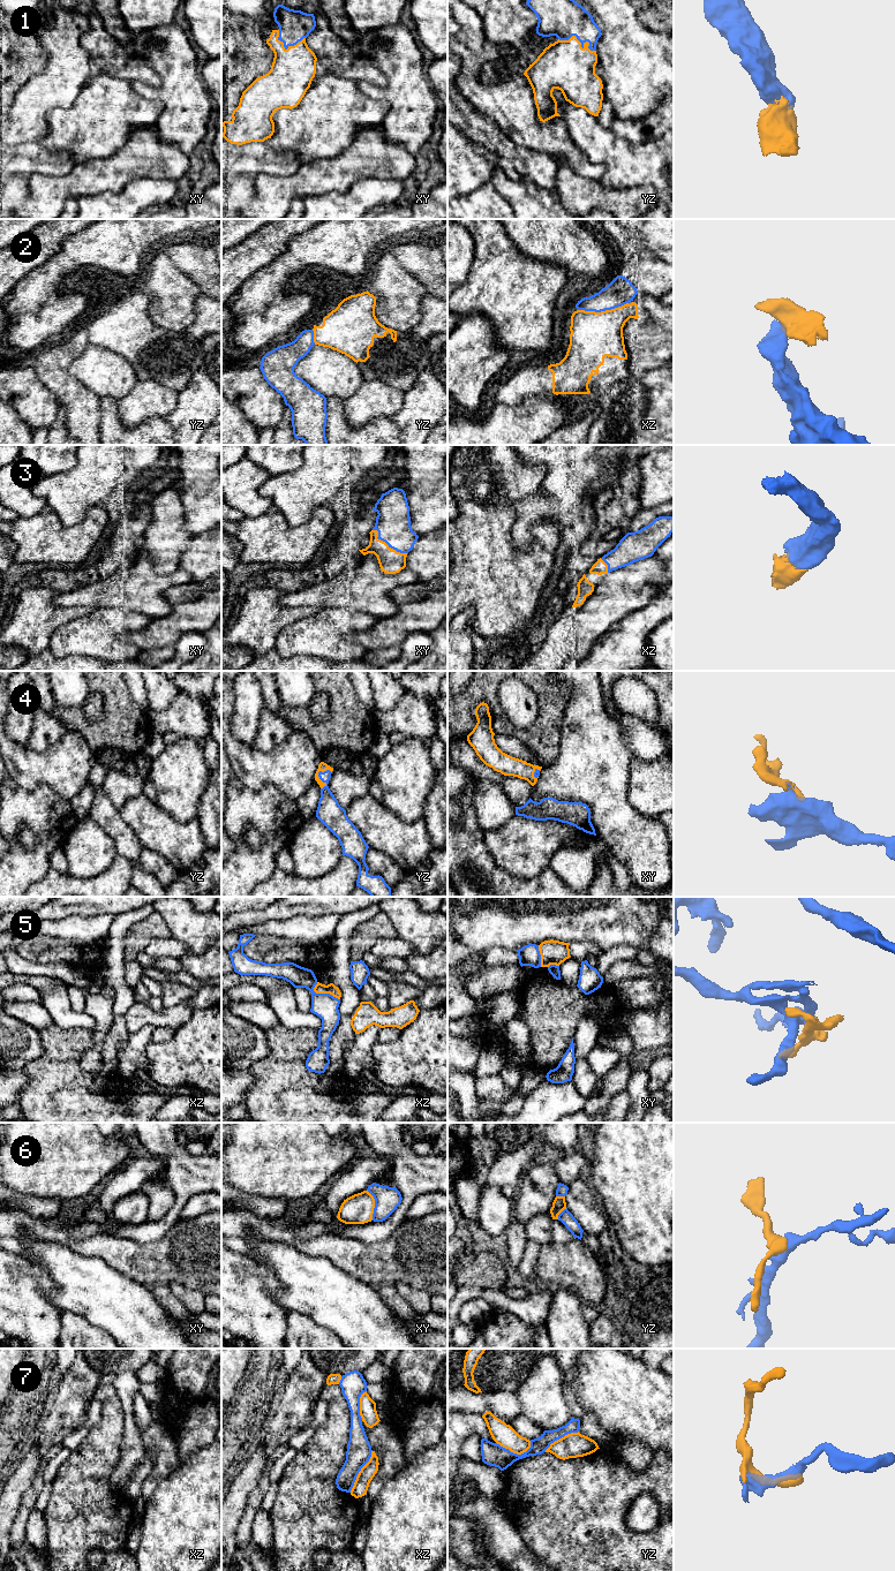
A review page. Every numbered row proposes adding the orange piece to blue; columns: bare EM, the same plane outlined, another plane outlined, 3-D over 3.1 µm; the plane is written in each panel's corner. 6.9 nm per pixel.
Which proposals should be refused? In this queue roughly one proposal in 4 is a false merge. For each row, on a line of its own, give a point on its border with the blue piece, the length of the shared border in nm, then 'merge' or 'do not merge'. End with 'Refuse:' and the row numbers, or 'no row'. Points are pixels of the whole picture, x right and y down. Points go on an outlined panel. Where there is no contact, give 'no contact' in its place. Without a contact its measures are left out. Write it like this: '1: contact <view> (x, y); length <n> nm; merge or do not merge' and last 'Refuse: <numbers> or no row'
1: contact yz (579, 40); length 280 nm; merge
2: contact xz (602, 310); length 360 nm; do not merge
3: contact xy (386, 543); length 300 nm; merge
4: contact yz (318, 776); length 160 nm; merge
5: contact xz (325, 994); length 200 nm; do not merge
6: contact xy (375, 1205); length 220 nm; do not merge
7: contact xz (360, 1470); length 340 nm; do not merge
Refuse: 2, 5, 6, 7

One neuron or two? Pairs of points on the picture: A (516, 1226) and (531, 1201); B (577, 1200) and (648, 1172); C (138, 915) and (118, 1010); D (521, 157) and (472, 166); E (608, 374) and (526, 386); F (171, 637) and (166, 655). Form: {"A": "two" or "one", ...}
{"A": "two", "B": "two", "C": "one", "D": "two", "E": "one", "F": "two"}

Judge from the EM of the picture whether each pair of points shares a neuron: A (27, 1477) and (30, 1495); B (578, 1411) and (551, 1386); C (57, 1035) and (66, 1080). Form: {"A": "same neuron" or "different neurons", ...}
{"A": "different neurons", "B": "different neurons", "C": "same neuron"}

